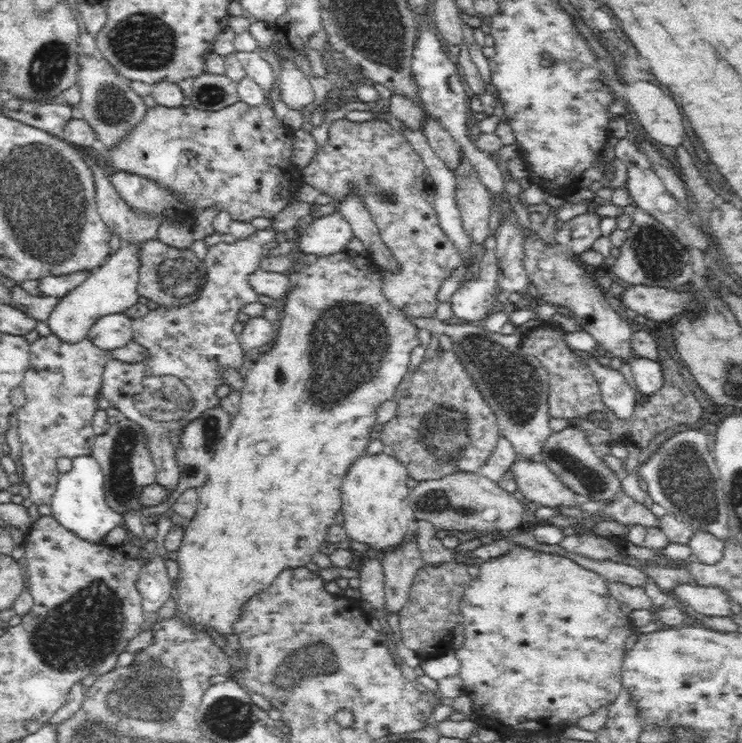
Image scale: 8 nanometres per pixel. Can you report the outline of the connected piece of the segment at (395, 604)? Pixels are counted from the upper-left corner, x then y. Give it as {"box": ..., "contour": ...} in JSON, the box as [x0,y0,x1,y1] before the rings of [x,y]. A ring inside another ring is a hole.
{"box":[382,544,426,615],"contour":[[[406,544],[403,548],[383,552],[382,563],[386,576],[386,610],[388,614],[399,615],[418,570],[426,565],[425,554],[416,544]]]}

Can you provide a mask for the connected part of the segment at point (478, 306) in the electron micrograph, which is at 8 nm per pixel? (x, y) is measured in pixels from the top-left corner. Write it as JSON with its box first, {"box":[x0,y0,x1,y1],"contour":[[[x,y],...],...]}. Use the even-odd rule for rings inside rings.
{"box":[449,228,499,321],"contour":[[[498,228],[488,236],[488,241],[479,245],[480,266],[477,279],[466,279],[466,284],[454,292],[449,301],[454,317],[459,321],[483,321],[492,310],[495,294],[499,290],[497,270],[499,269],[495,249],[497,247]]]}

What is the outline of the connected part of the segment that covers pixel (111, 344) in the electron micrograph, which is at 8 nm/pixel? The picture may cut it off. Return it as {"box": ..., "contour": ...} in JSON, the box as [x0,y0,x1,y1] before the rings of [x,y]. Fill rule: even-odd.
{"box":[88,313,133,351],"contour":[[[125,313],[100,317],[89,330],[88,337],[98,348],[107,351],[126,346],[133,340],[131,317]]]}

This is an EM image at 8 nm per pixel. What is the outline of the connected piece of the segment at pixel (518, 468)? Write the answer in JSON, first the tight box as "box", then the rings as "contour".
{"box":[512,459,577,508],"contour":[[[516,459],[512,468],[518,490],[537,507],[577,508],[577,493],[562,483],[541,461]]]}

